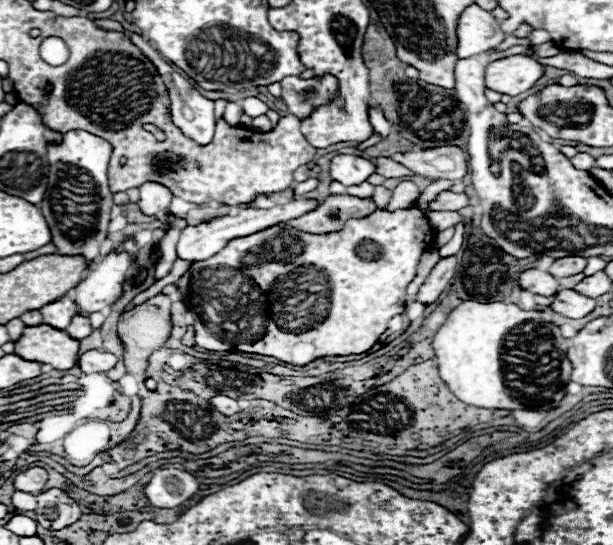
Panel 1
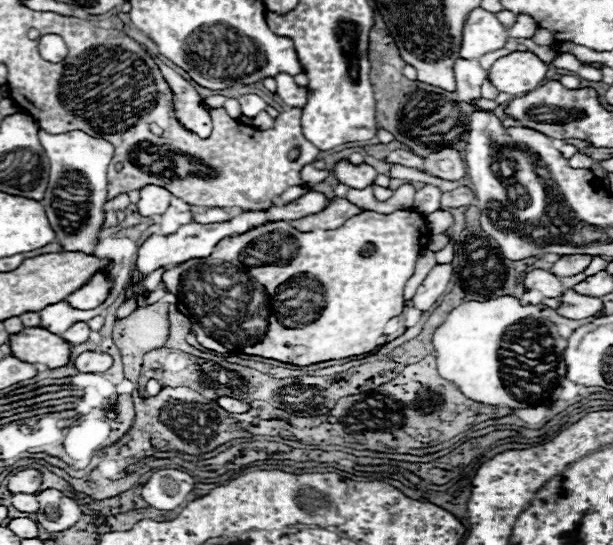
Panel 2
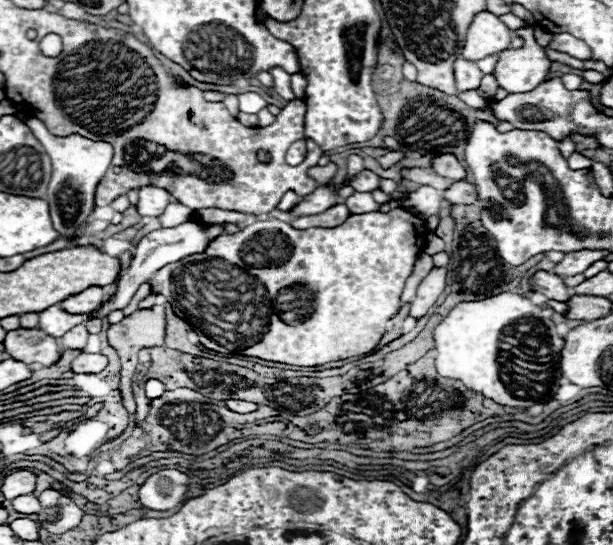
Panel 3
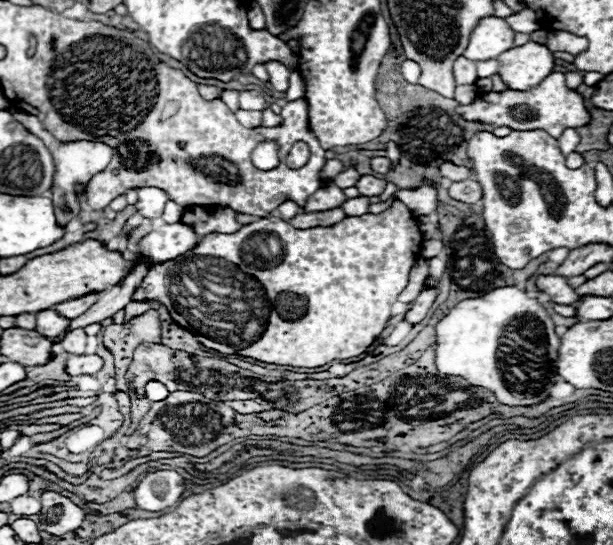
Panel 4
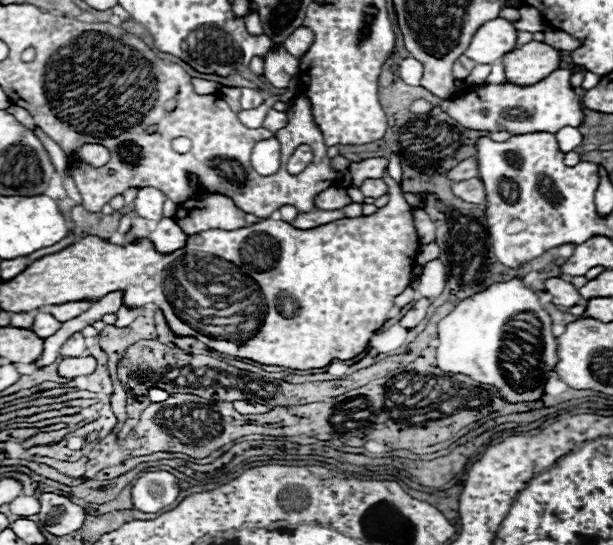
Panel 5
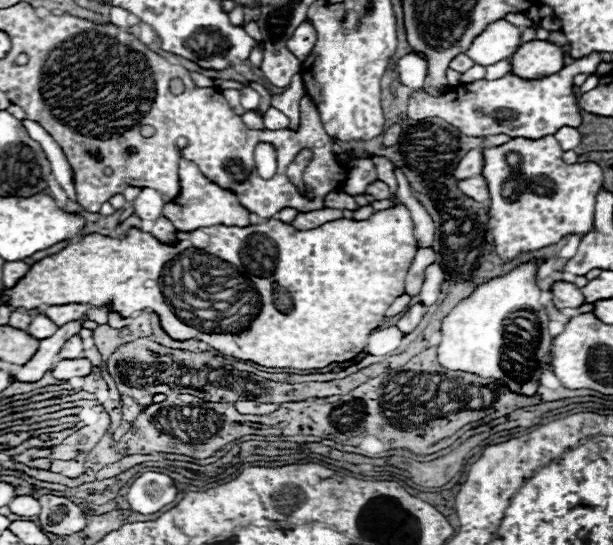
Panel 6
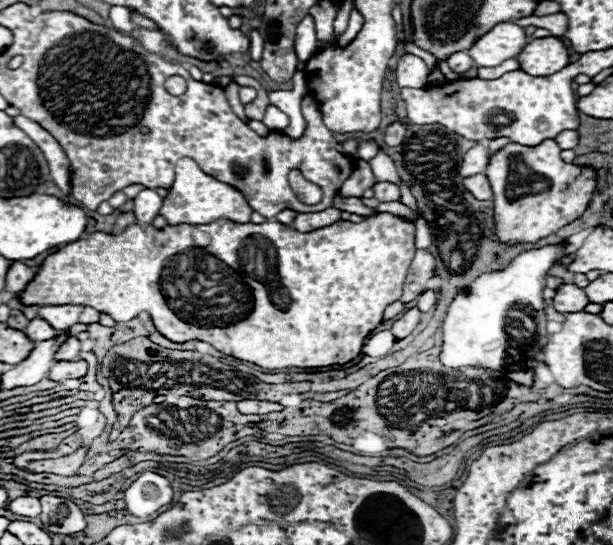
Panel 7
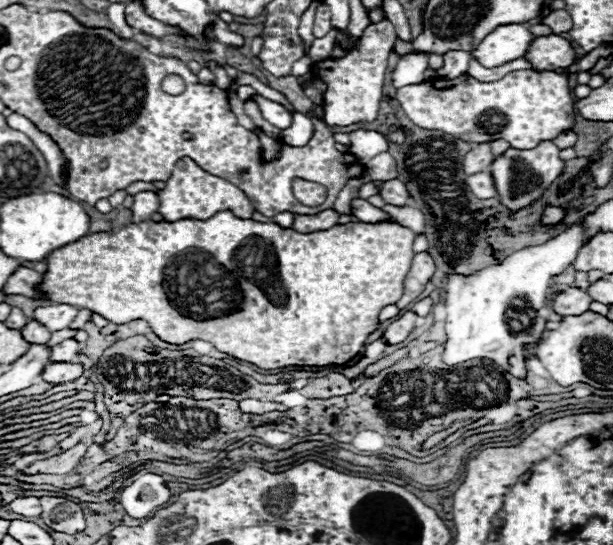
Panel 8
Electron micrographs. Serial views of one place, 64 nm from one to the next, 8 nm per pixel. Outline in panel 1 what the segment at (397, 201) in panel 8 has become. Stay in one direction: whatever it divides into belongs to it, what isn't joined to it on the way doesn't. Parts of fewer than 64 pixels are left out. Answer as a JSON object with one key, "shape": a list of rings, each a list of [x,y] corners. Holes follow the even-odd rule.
{"shape":[[[340,154],[330,164],[330,176],[332,176],[332,180],[336,180],[336,182],[340,182],[344,186],[362,184],[374,172],[376,172],[376,168],[368,160],[356,158],[352,154]]]}

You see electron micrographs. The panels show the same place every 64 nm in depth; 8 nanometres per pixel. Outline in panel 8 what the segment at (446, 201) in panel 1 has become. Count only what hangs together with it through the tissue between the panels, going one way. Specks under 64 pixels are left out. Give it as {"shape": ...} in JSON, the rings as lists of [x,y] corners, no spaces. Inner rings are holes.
{"shape":[[[480,172],[480,174],[476,174],[476,176],[468,176],[466,184],[468,184],[470,192],[472,192],[476,198],[486,200],[486,198],[494,198],[494,196],[498,196],[494,178],[492,178],[490,172]]]}

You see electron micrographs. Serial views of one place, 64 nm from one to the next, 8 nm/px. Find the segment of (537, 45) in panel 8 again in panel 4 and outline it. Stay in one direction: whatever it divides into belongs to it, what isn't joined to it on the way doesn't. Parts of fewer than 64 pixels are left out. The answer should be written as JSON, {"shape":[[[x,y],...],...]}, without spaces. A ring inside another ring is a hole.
{"shape":[[[530,40],[524,46],[516,46],[500,54],[498,72],[506,88],[528,90],[540,84],[554,70],[554,57],[574,63],[573,55],[566,52],[552,52],[544,44]]]}

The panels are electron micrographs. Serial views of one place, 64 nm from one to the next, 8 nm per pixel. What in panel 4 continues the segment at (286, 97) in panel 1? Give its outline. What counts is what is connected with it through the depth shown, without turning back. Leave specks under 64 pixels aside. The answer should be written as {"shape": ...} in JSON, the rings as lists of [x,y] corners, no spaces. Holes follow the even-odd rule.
{"shape":[[[272,60],[272,62],[266,62],[266,72],[270,76],[270,84],[274,86],[274,90],[278,90],[278,92],[288,90],[288,78],[292,74],[292,70],[288,66],[284,66],[278,60]]]}

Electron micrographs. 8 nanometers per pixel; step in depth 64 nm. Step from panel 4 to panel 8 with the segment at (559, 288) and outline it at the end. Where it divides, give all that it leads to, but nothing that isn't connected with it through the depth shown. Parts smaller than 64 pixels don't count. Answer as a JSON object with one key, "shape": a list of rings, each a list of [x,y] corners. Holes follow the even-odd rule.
{"shape":[[[566,288],[554,298],[554,312],[560,316],[580,316],[588,312],[592,298],[582,288]]]}

